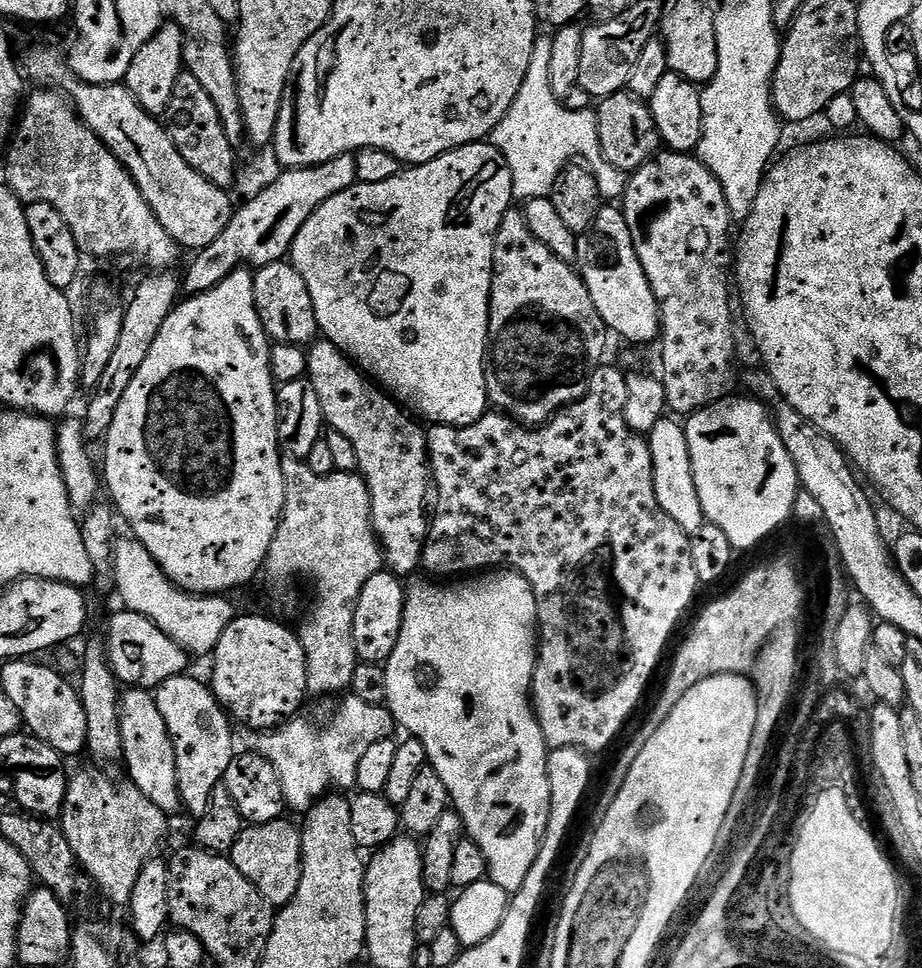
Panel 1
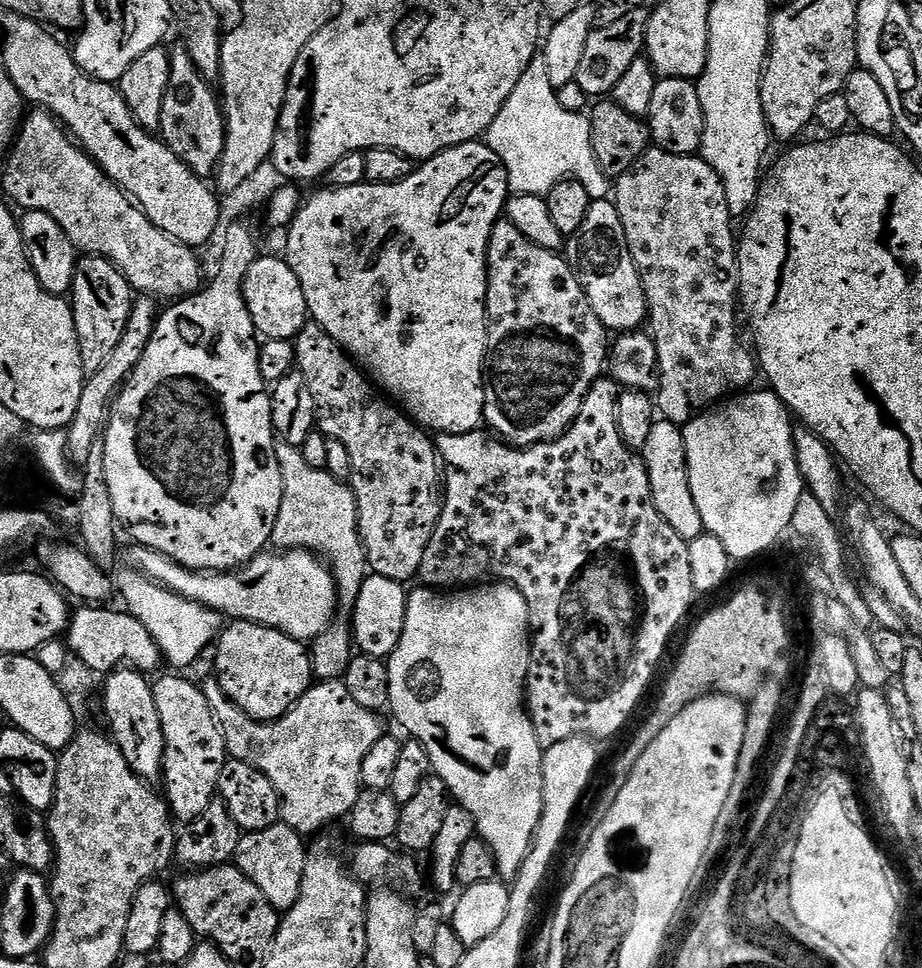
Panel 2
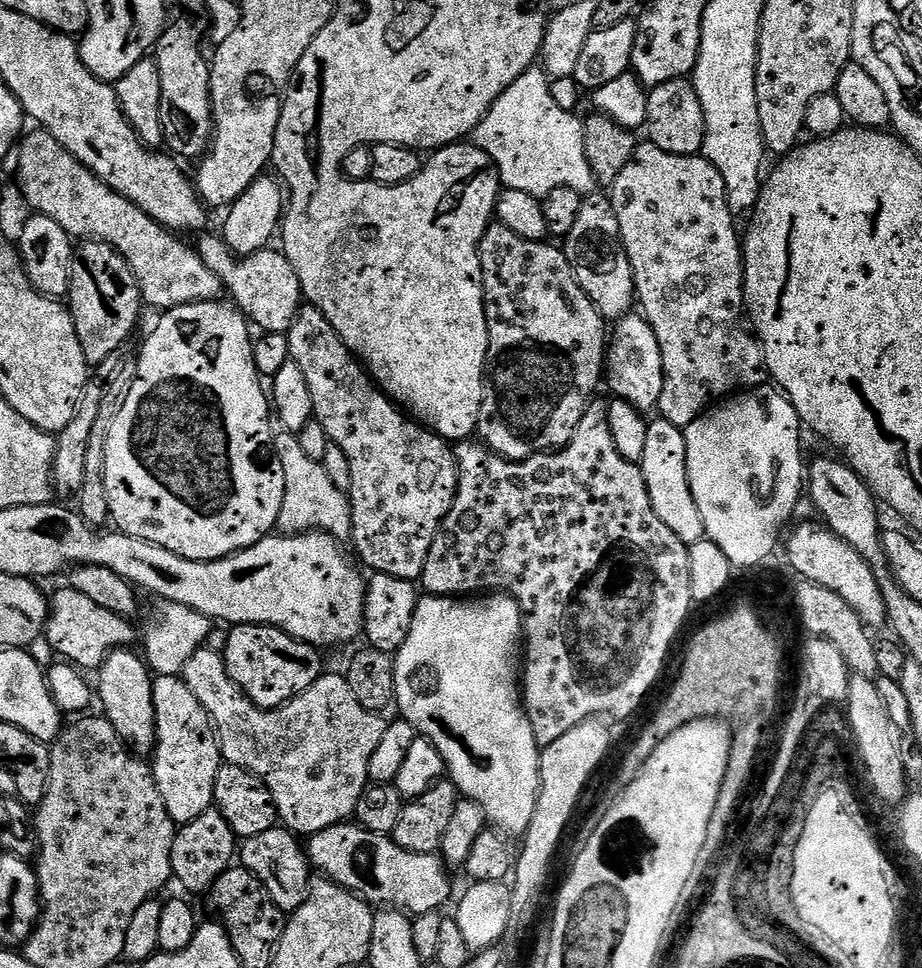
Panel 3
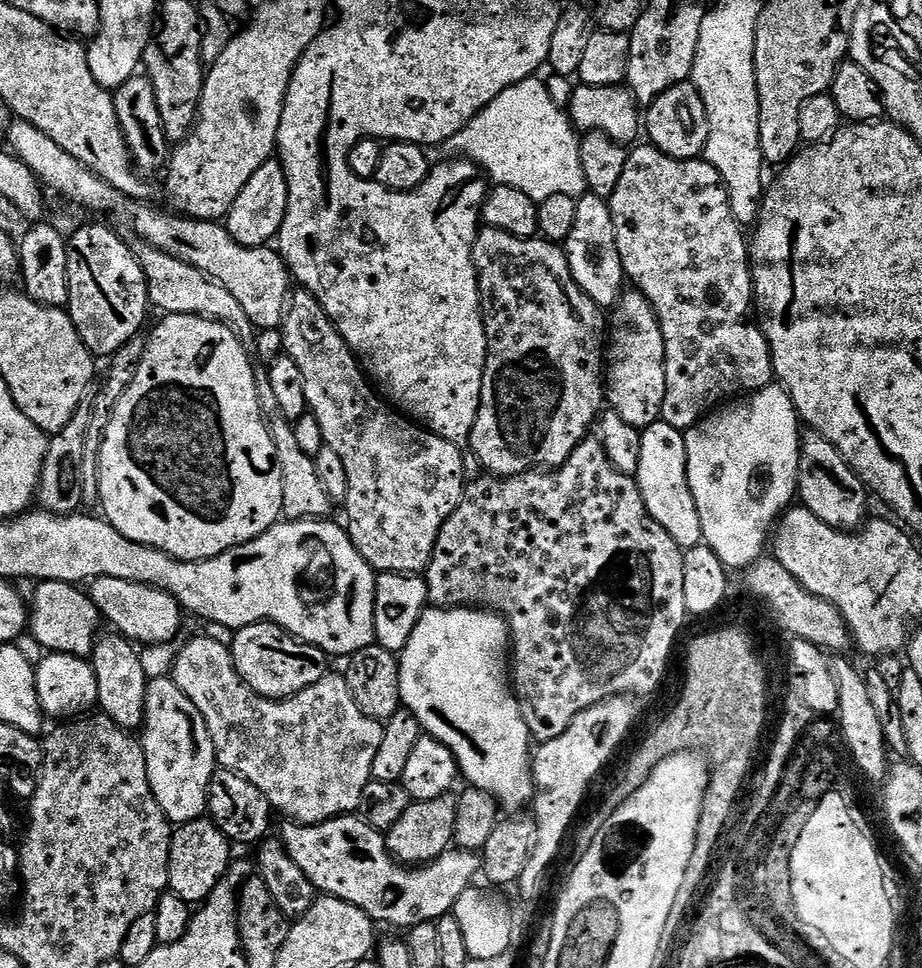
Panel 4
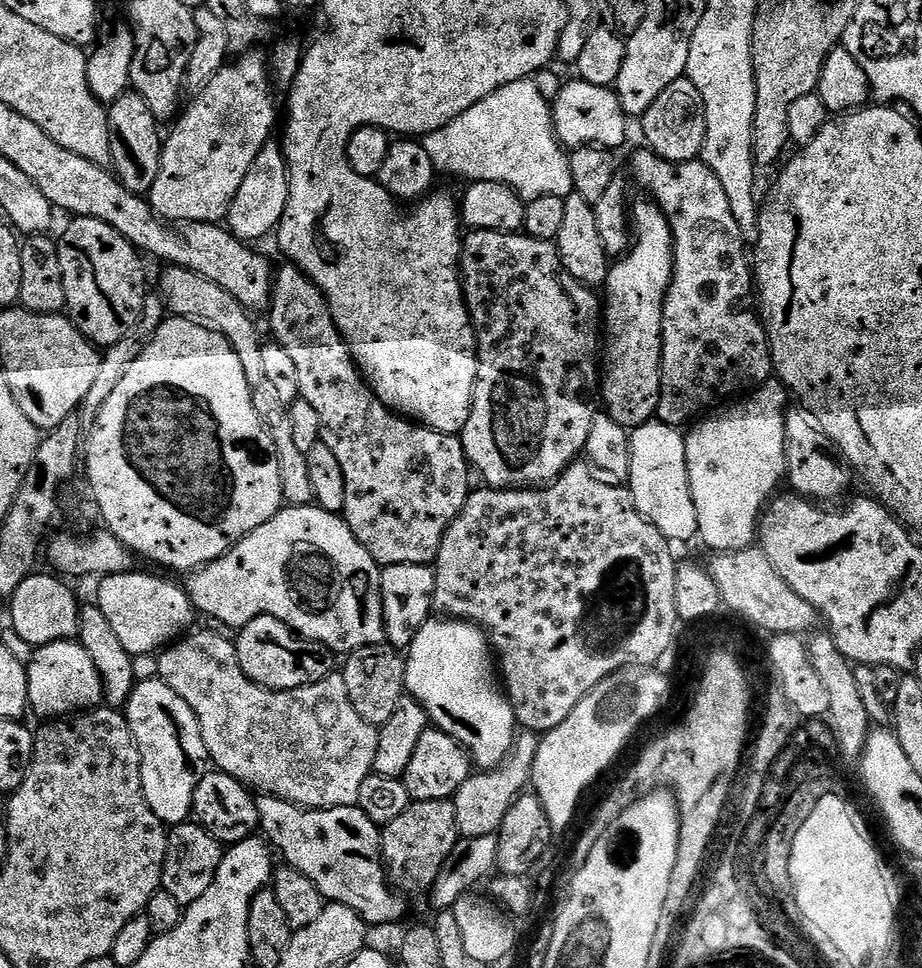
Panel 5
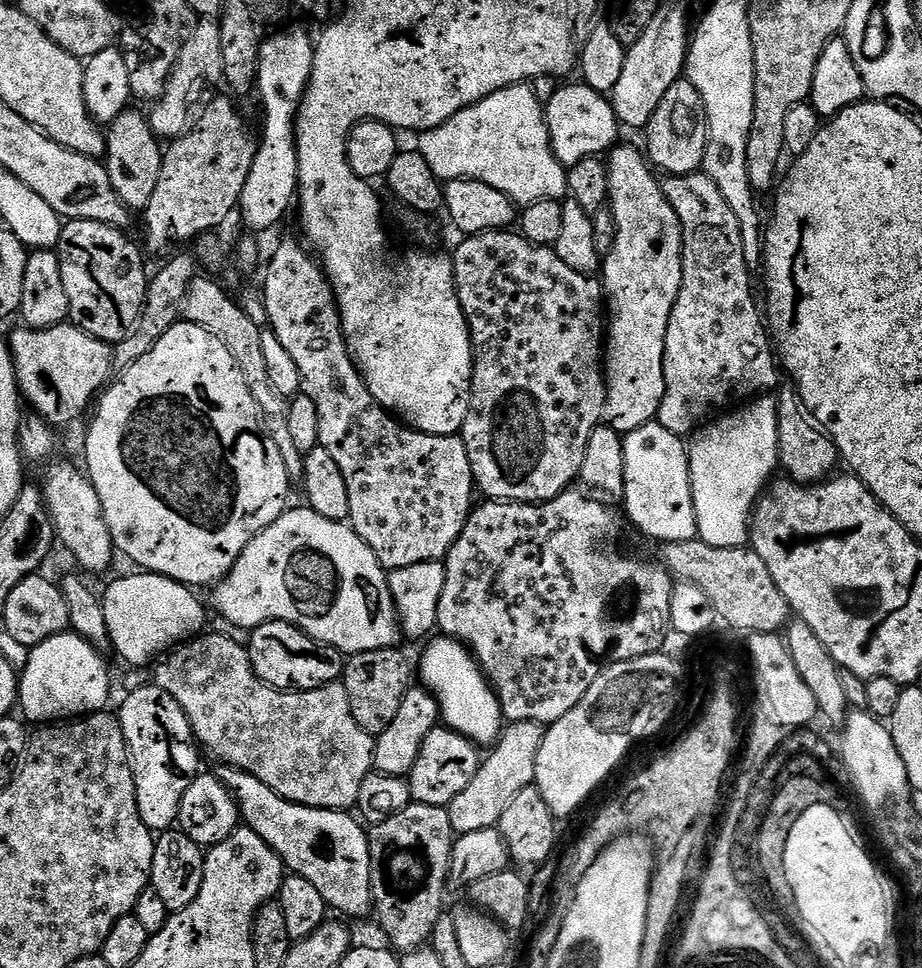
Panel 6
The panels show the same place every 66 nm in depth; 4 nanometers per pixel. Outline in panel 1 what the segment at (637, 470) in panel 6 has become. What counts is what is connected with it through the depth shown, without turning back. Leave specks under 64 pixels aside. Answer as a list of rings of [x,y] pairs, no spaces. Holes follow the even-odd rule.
[[[665,418],[654,426],[652,432],[647,433],[646,439],[654,462],[654,494],[658,494],[658,506],[662,506],[662,510],[666,510],[666,514],[670,514],[670,518],[674,518],[684,532],[697,532],[706,521],[702,502],[698,498],[698,486],[694,486],[694,470],[684,424]]]

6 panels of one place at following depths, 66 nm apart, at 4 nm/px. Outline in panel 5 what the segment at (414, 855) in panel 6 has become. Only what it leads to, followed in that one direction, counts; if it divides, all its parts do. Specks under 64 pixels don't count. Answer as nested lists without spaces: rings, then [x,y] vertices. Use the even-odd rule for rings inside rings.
[[[417,800],[409,803],[408,808],[402,810],[398,818],[394,818],[394,822],[383,825],[380,834],[380,858],[384,862],[384,874],[388,877],[388,883],[405,897],[431,893],[457,839],[451,800]]]

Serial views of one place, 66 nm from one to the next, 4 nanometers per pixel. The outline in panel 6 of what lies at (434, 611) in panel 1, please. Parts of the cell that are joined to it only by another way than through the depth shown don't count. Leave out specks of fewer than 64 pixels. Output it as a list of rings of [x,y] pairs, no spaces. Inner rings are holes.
[[[432,638],[427,641],[428,649],[420,656],[418,676],[423,687],[432,693],[436,705],[440,708],[440,720],[443,727],[452,728],[477,746],[495,745],[500,739],[506,721],[500,703],[477,664],[475,656],[459,640],[451,638]]]

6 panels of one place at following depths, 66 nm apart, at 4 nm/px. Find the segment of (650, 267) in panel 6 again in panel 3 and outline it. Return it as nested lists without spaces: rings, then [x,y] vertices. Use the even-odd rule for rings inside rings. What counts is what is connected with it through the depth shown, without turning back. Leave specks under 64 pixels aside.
[[[629,314],[615,321],[616,333],[611,333],[610,347],[606,352],[606,388],[615,399],[630,402],[638,411],[645,414],[655,413],[660,407],[664,389],[664,367],[662,350],[654,330],[640,314]]]

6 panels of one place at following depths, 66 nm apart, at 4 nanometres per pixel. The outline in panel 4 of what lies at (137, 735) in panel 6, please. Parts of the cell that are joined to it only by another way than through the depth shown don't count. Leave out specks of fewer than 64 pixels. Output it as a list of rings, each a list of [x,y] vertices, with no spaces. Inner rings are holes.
[[[168,676],[148,682],[143,732],[146,774],[150,790],[158,806],[162,806],[162,814],[166,814],[173,826],[201,819],[207,813],[210,782],[218,770],[214,742],[210,742],[210,730],[206,730],[198,706],[194,706]]]

